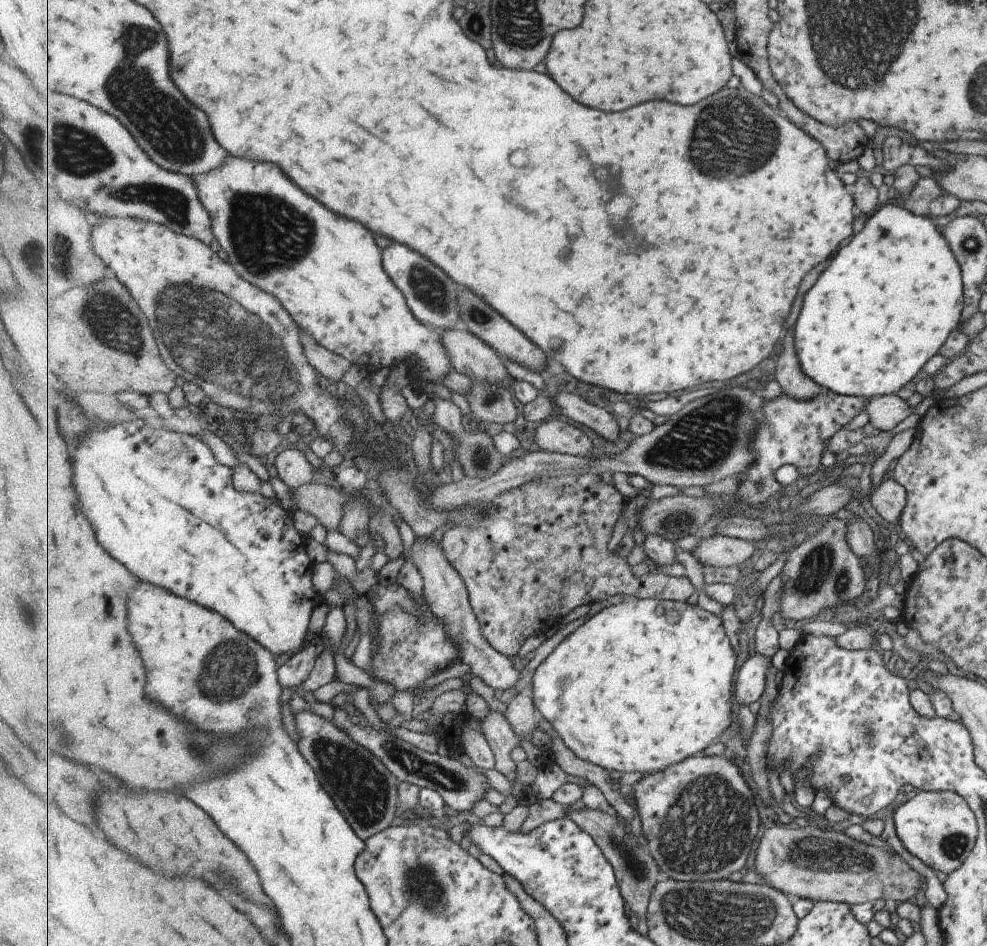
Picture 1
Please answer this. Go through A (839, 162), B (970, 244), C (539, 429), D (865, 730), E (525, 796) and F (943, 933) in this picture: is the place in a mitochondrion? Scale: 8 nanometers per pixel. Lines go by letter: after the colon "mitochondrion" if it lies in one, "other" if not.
A: other
B: mitochondrion
C: other
D: mitochondrion
E: other
F: other

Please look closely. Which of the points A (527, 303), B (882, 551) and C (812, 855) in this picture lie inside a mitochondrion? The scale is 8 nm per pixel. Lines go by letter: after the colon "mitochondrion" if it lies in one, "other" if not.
A: other
B: other
C: mitochondrion

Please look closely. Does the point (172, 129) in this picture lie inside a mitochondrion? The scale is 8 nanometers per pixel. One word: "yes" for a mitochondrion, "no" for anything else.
yes

